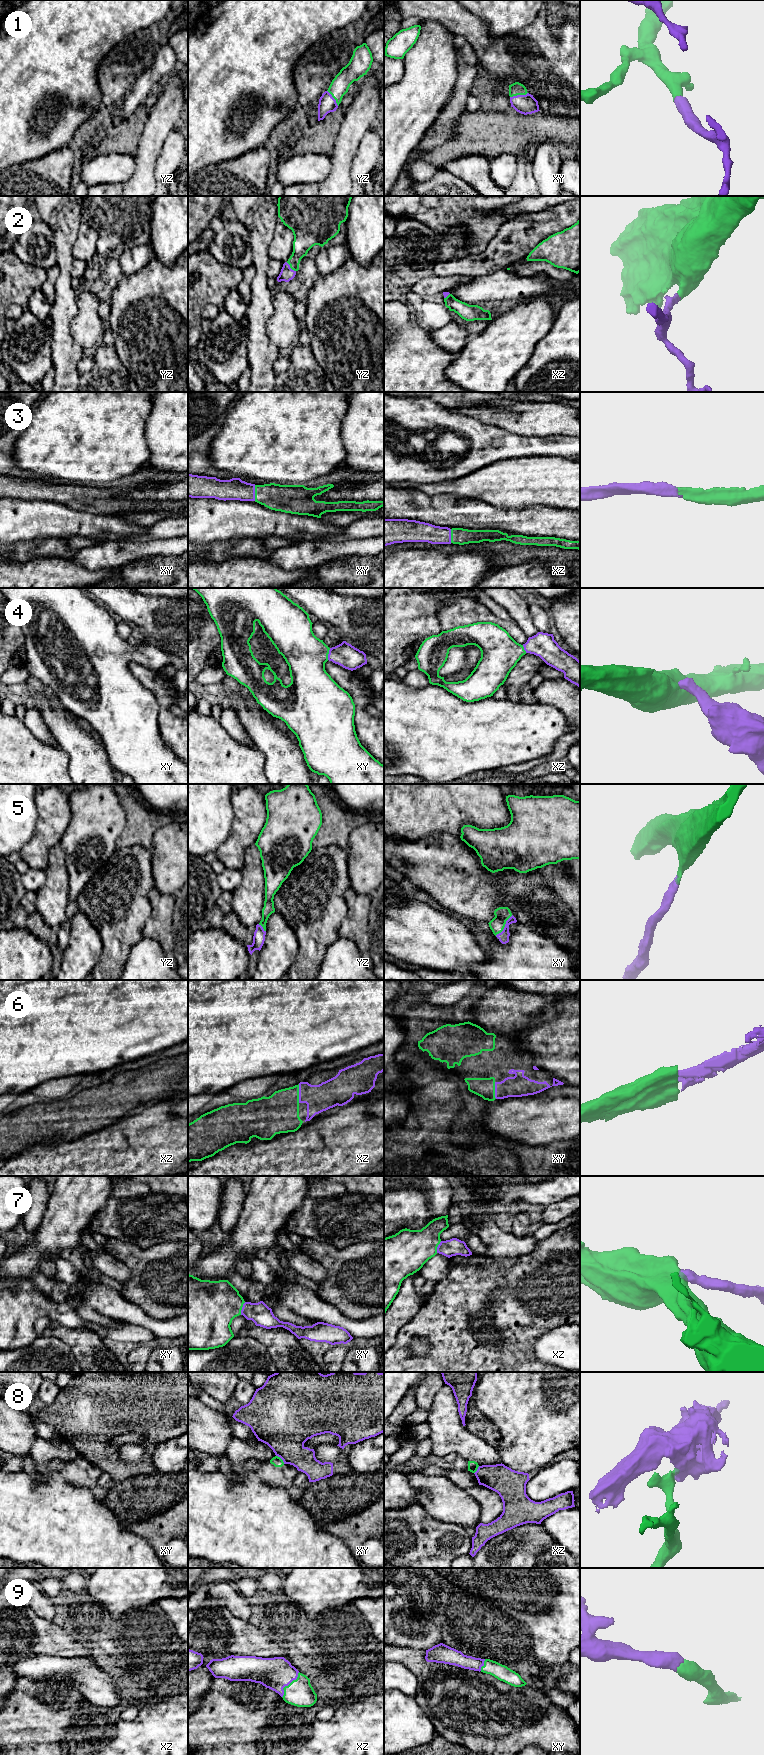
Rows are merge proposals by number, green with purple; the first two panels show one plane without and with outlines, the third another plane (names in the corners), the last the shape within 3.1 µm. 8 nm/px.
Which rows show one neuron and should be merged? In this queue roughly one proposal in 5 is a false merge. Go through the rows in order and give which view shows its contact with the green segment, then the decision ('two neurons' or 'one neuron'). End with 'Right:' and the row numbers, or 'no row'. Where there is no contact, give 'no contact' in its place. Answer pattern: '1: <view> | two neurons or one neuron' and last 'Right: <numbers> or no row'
1: xy | one neuron
2: yz | one neuron
3: xy | one neuron
4: xy | one neuron
5: xy | one neuron
6: xz | one neuron
7: xy | one neuron
8: xy | two neurons
9: xz | one neuron
Right: 1, 2, 3, 4, 5, 6, 7, 9

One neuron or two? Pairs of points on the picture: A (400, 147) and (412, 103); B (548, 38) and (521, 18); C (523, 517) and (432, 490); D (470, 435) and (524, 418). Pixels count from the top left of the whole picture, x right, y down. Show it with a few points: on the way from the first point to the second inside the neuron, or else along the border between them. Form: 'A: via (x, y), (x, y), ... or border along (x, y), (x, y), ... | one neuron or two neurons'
A: via (400, 136), (403, 114) | one neuron
B: border along (542, 12), (525, 27), (508, 33) | two neurons
C: border along (424, 492), (429, 495), (452, 494), (470, 499) | two neurons
D: border along (475, 417), (485, 423), (500, 426), (519, 435) | two neurons

